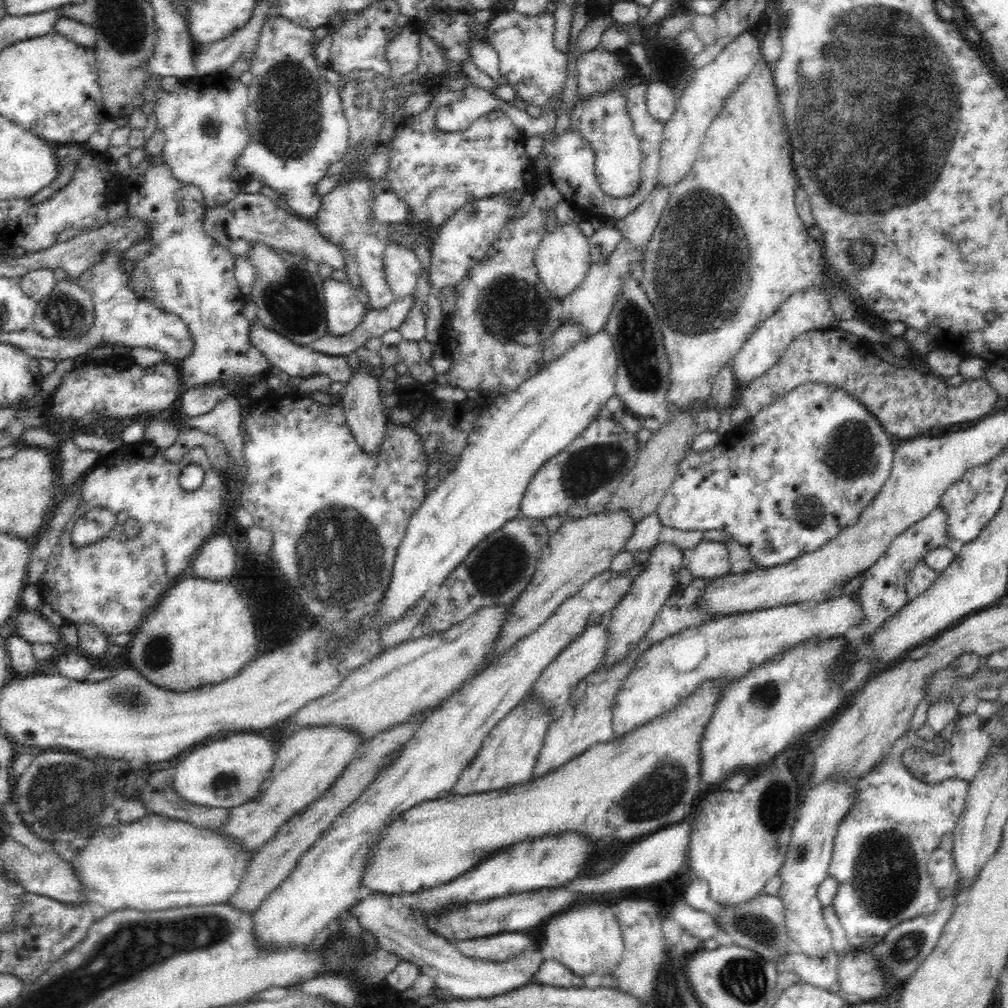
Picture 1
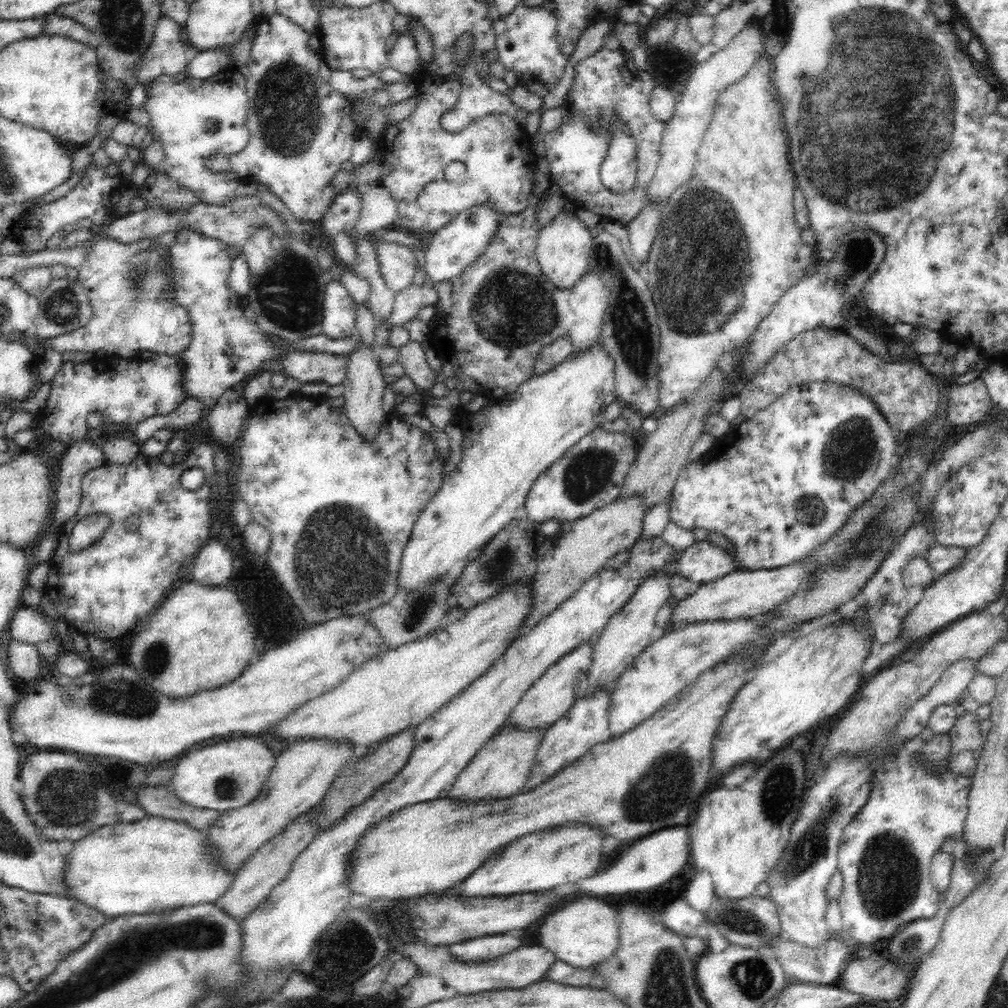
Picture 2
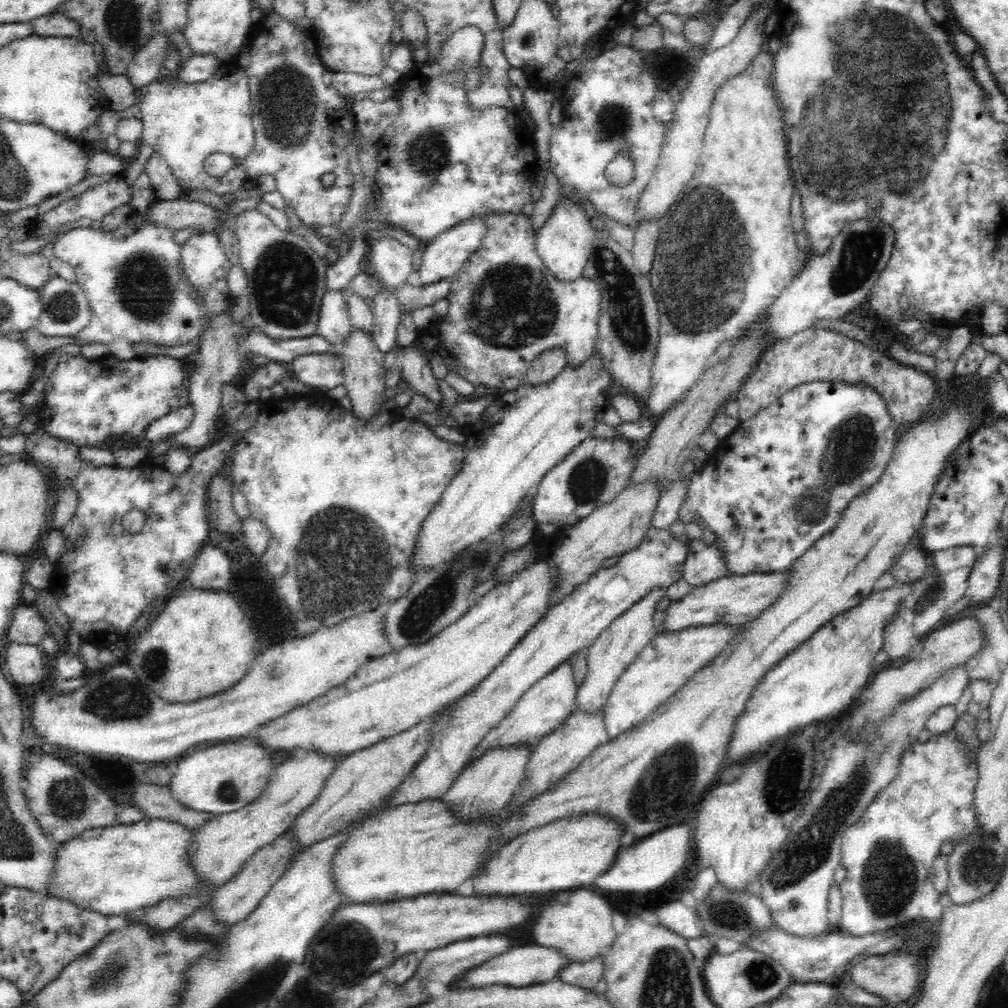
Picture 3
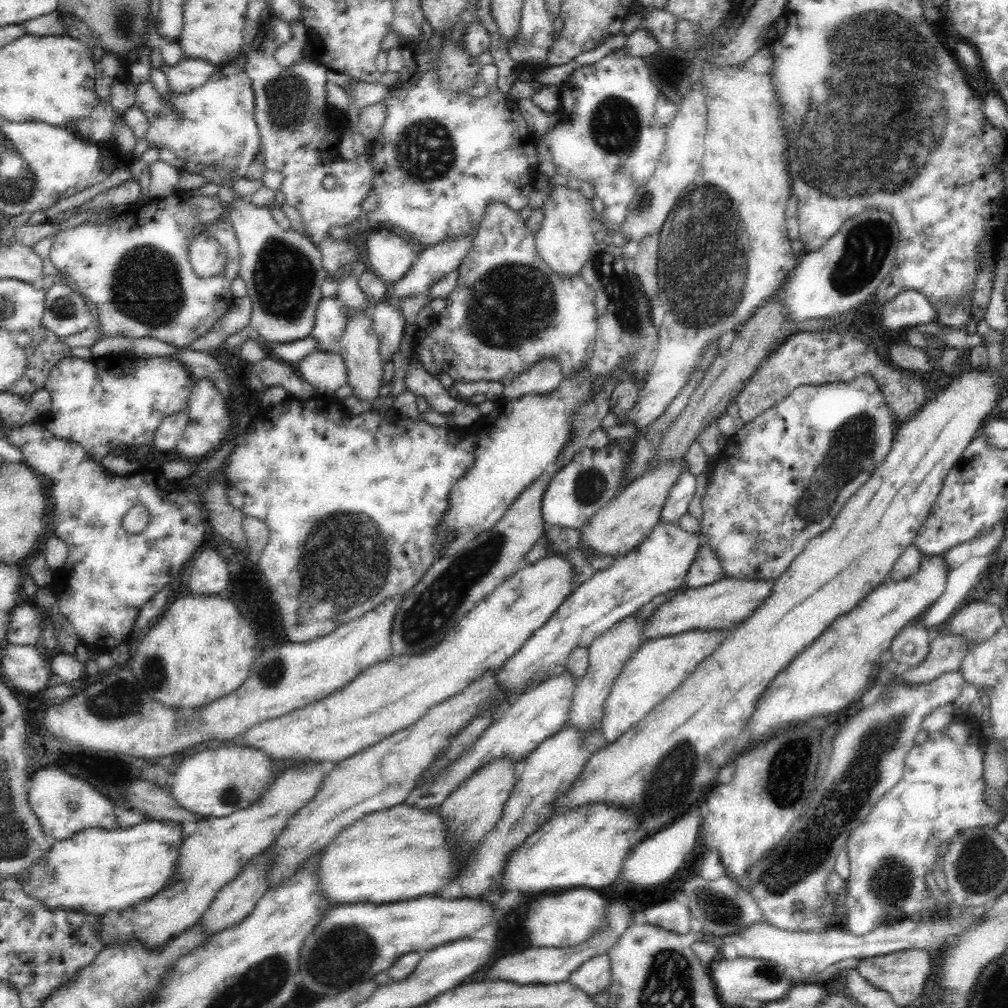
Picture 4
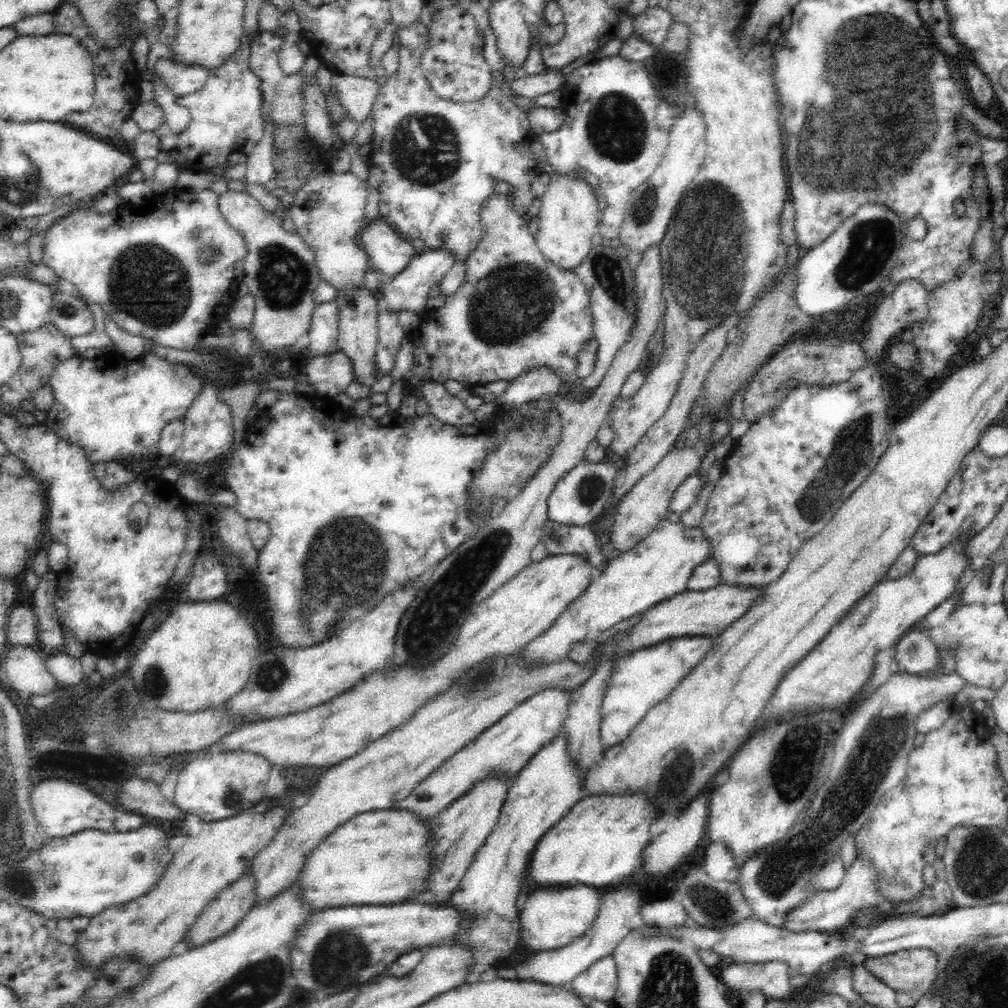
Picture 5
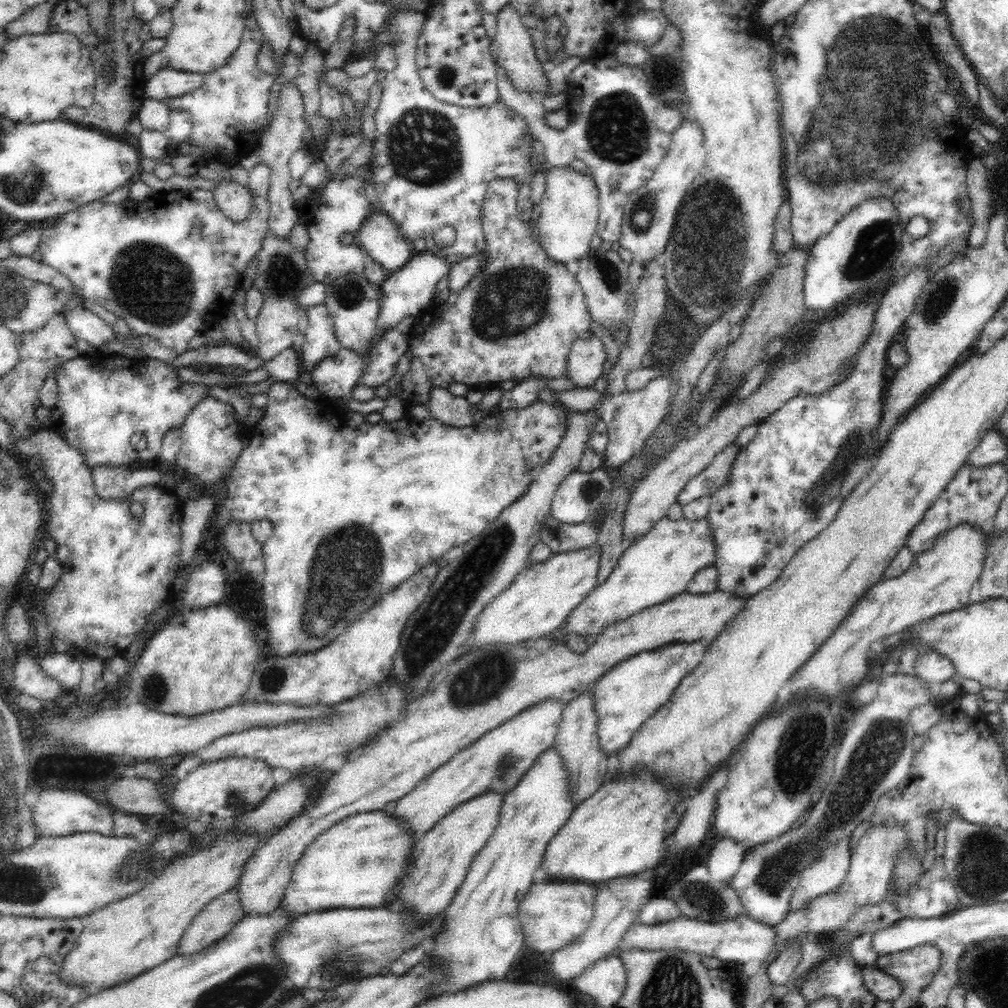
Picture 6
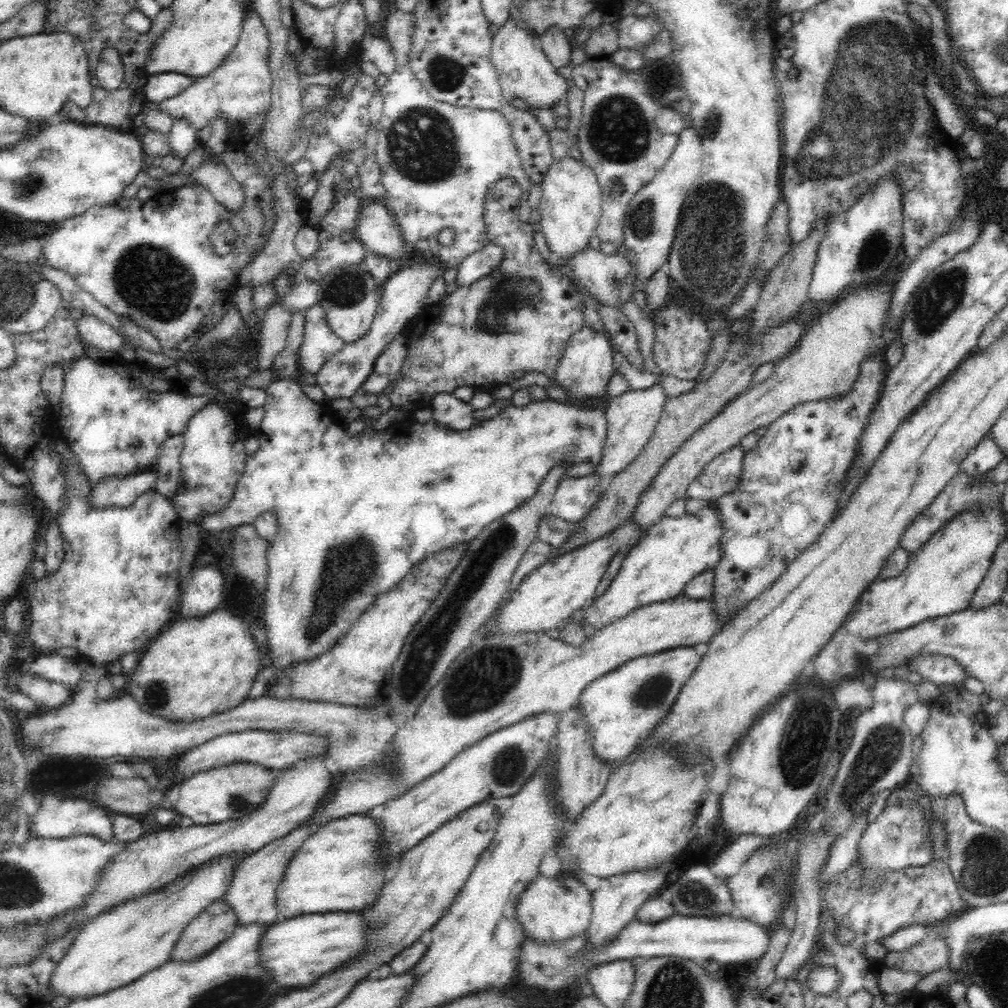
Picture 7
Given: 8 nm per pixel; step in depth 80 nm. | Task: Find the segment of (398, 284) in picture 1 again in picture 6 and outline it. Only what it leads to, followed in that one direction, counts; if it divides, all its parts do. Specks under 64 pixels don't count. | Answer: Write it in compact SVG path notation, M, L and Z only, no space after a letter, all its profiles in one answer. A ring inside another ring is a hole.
M380 209L371 212L366 222L354 234L353 243L362 247L375 263L388 272L402 268L411 258L414 250L397 232L396 224Z

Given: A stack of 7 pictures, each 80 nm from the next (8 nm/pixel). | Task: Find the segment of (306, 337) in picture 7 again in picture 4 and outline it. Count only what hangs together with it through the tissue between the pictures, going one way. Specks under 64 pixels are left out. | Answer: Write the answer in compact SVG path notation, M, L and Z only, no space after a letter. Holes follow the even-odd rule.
M337 295L324 296L319 302L311 335L321 344L321 350L339 352L342 333L348 318L347 308Z

